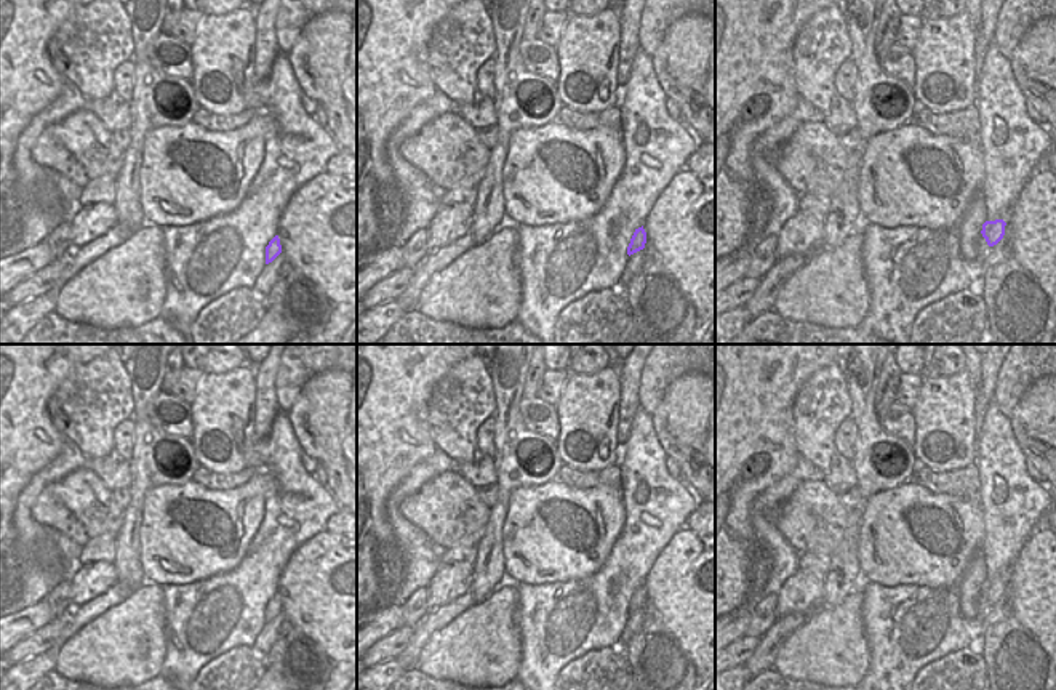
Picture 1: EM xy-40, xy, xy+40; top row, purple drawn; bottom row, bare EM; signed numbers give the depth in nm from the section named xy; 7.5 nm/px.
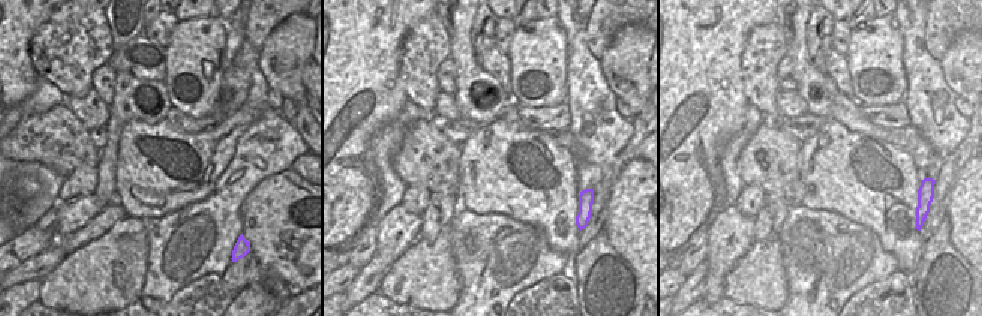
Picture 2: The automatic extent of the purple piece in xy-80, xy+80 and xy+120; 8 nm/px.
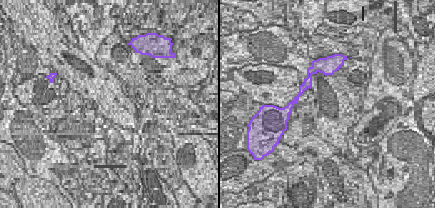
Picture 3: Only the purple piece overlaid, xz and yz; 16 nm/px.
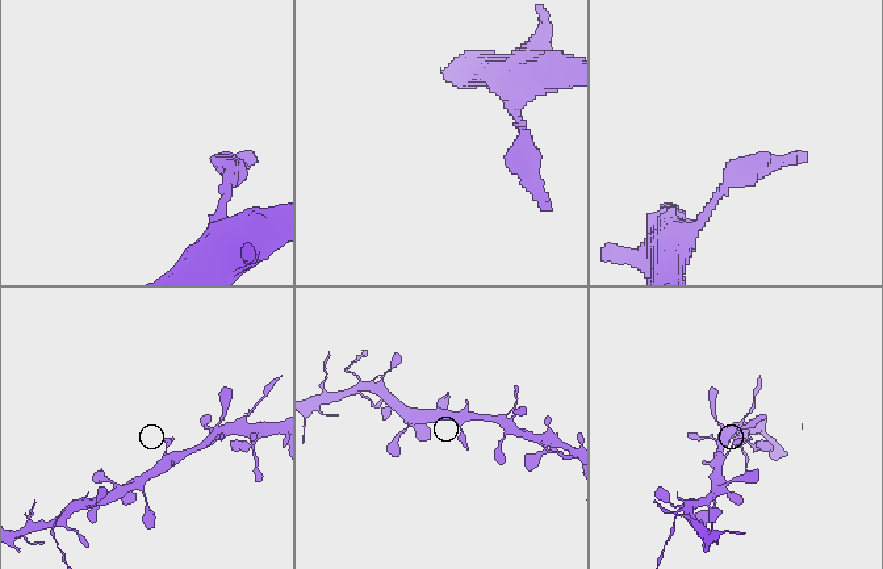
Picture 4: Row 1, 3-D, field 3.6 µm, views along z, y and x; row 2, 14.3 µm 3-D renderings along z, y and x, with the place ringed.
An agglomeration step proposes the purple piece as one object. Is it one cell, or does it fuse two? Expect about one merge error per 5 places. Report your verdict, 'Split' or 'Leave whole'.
Leave whole

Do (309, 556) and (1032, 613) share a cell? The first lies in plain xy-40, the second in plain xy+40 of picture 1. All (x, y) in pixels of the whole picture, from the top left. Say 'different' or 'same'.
same

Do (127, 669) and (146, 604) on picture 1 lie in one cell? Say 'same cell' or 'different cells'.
same cell

